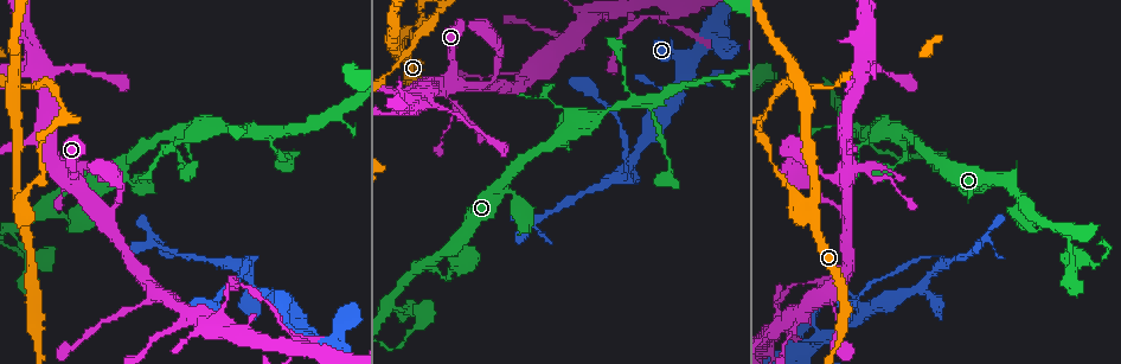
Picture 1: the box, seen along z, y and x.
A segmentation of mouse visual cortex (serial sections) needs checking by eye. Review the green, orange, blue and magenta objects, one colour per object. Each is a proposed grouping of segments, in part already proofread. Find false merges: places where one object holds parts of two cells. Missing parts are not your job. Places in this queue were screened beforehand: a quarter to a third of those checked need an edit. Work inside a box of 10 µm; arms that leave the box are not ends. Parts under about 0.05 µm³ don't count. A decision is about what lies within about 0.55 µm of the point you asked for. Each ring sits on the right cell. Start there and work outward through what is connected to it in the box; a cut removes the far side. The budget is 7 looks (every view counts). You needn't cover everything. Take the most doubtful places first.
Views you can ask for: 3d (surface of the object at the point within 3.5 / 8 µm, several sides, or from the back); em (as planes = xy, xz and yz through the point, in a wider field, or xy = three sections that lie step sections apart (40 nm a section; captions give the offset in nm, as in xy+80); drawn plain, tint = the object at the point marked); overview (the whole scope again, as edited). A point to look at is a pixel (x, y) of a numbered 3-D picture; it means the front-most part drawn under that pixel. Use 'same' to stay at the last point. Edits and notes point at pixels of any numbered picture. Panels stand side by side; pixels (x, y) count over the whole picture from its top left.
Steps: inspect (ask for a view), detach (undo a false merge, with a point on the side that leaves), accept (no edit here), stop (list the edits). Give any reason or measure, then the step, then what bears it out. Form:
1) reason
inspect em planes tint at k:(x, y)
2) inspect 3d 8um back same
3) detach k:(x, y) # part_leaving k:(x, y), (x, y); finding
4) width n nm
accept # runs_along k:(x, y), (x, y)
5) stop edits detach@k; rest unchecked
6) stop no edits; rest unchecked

three-way junction
inspect 3d 3.5um back at 1:(21, 217)

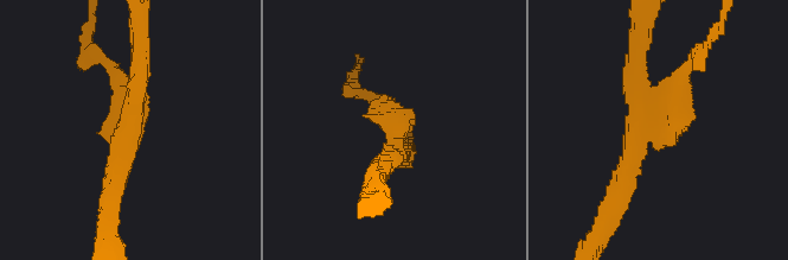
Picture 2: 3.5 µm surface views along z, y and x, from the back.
shape alone is not enough
inspect em xy step 5 tint at 2:(129, 134)

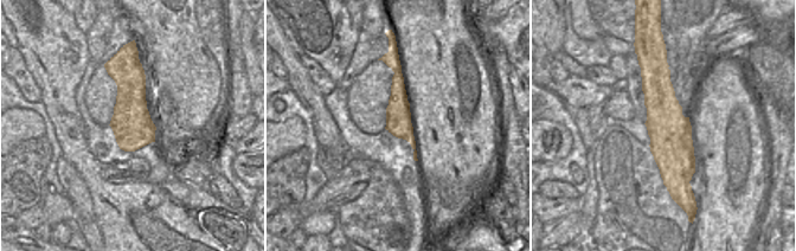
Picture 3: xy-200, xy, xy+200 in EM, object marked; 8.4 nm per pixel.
arm_widths 250, 300, 300 nm
detach 2:(684, 86) # two cells meet here

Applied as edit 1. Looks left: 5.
redraw
inspect overview

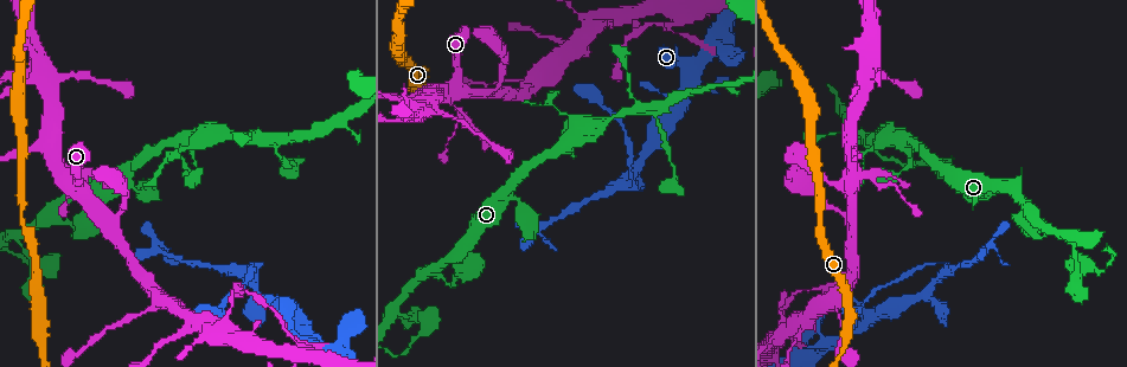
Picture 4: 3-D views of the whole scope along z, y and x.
sudden change in width
inspect 3d 3.5um at 4:(418, 320)

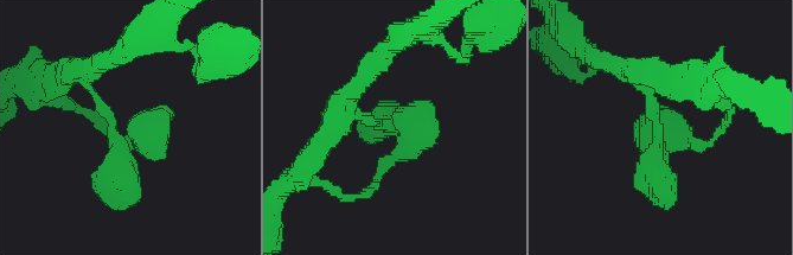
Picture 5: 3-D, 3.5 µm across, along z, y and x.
inspect em xy step 3 plain at 5:(123, 142)

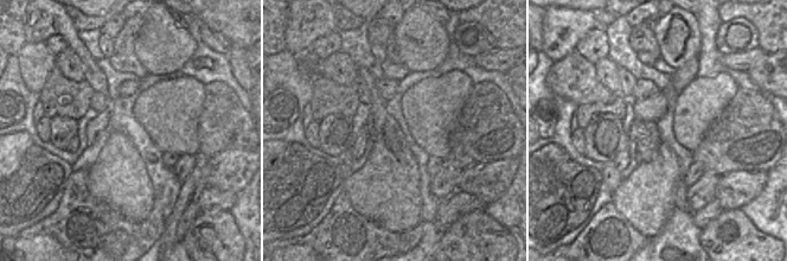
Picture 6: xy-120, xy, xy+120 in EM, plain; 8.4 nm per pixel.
where the object lies
inspect em xy step 3 tint same

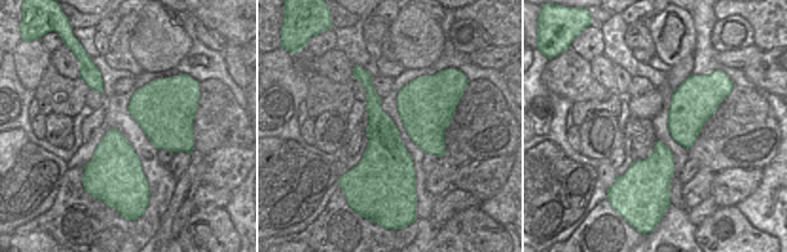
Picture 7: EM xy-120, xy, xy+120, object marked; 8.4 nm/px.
accept # runs_along 5:(638, 77), (659, 144), (710, 144); continuous, no second cell

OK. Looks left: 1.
stop edits detach@2; rest unchecked

